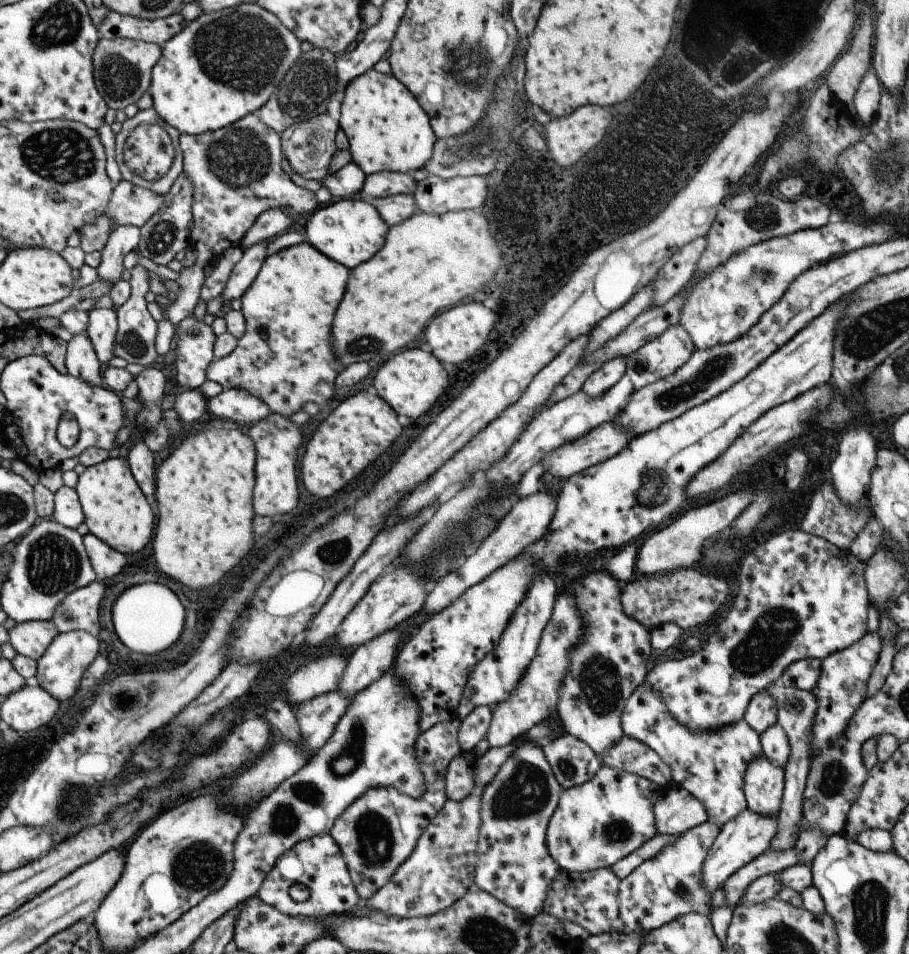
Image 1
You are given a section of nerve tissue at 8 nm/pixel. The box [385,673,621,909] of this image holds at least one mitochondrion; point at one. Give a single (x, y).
(525, 793)

